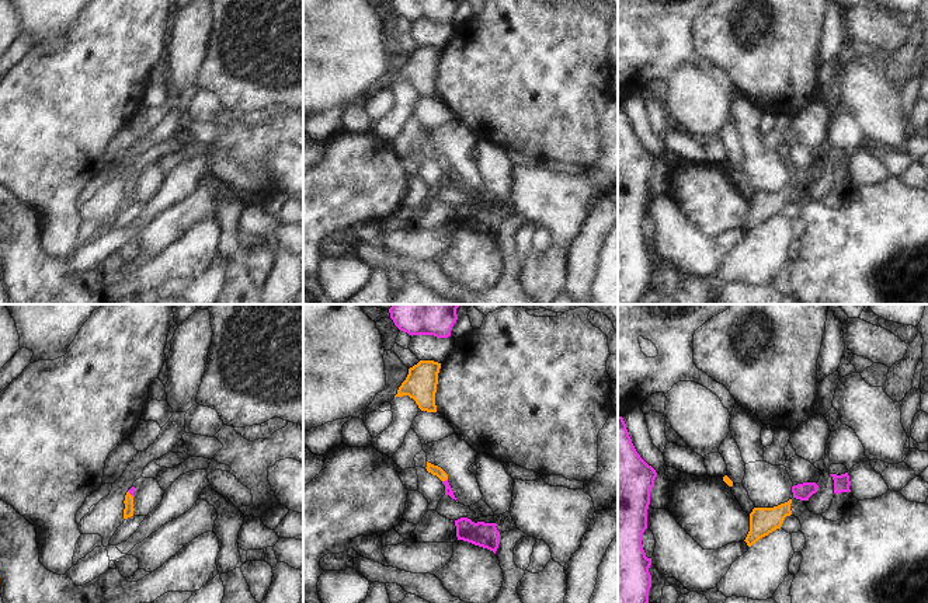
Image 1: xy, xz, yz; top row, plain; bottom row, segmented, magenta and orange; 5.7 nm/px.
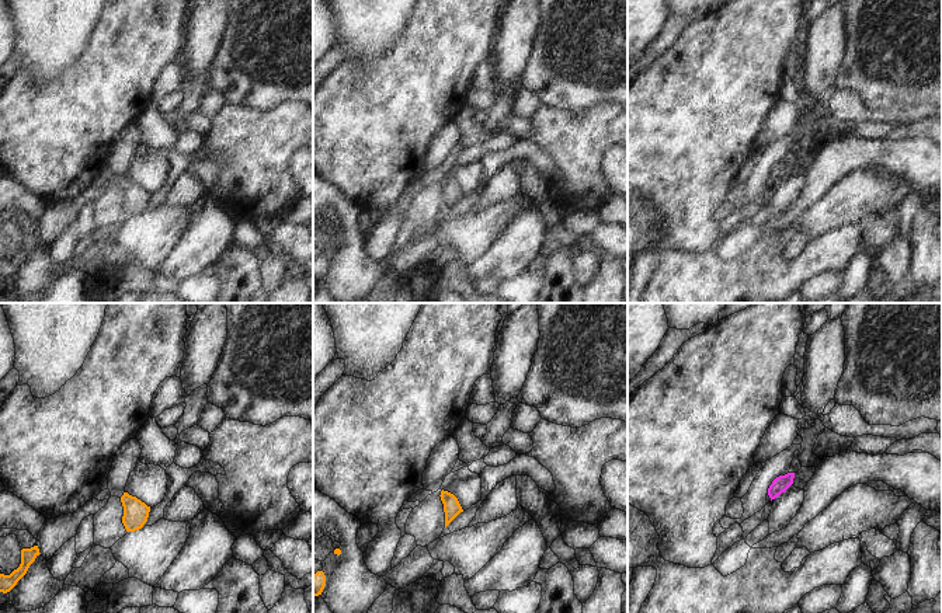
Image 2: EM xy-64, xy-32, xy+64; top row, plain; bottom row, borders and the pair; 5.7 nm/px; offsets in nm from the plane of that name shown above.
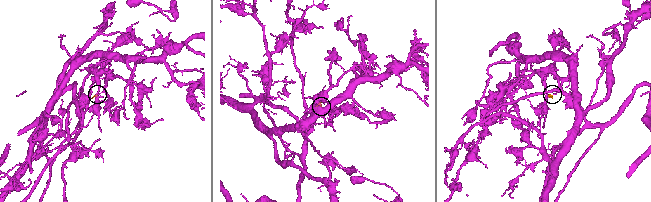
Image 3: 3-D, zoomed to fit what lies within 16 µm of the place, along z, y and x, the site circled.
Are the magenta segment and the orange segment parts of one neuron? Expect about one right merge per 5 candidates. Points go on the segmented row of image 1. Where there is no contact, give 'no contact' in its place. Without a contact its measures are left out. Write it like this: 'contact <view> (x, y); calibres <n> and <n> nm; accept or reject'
contact xz (444, 481); calibres 50 and 60 nm; accept

